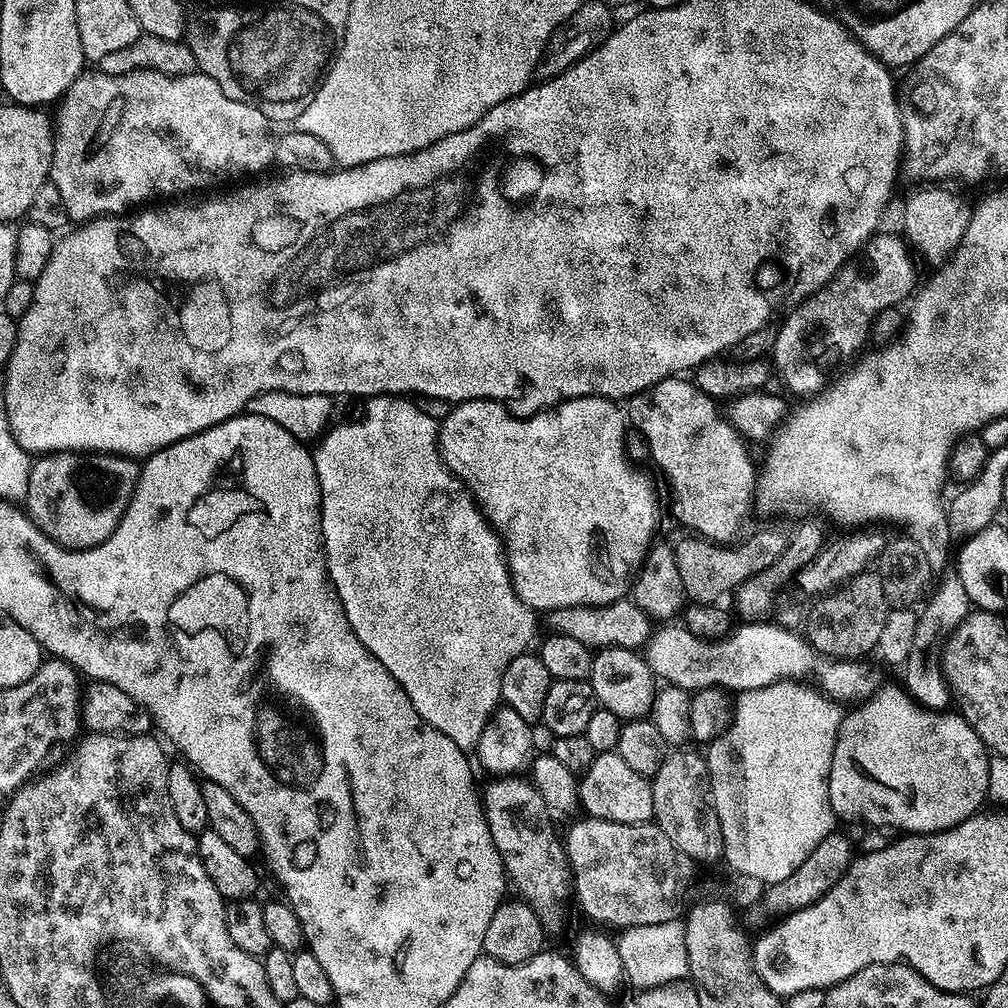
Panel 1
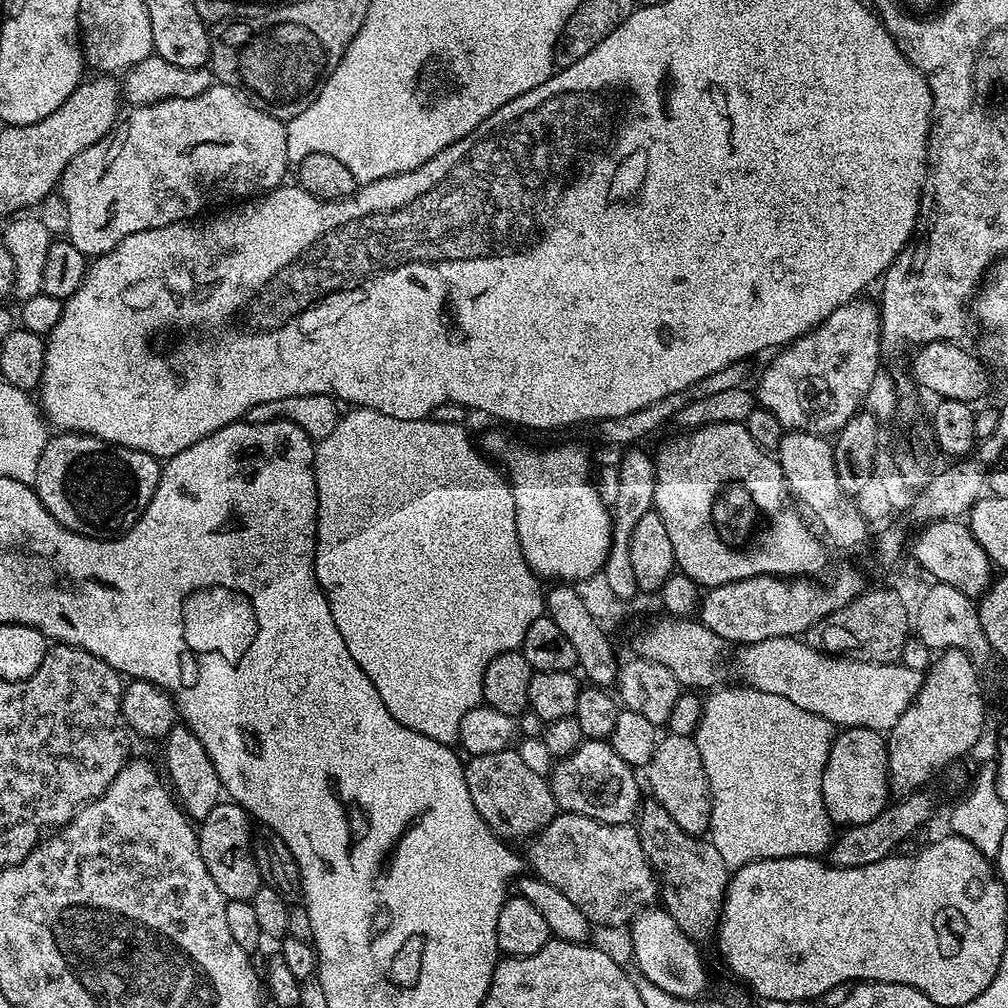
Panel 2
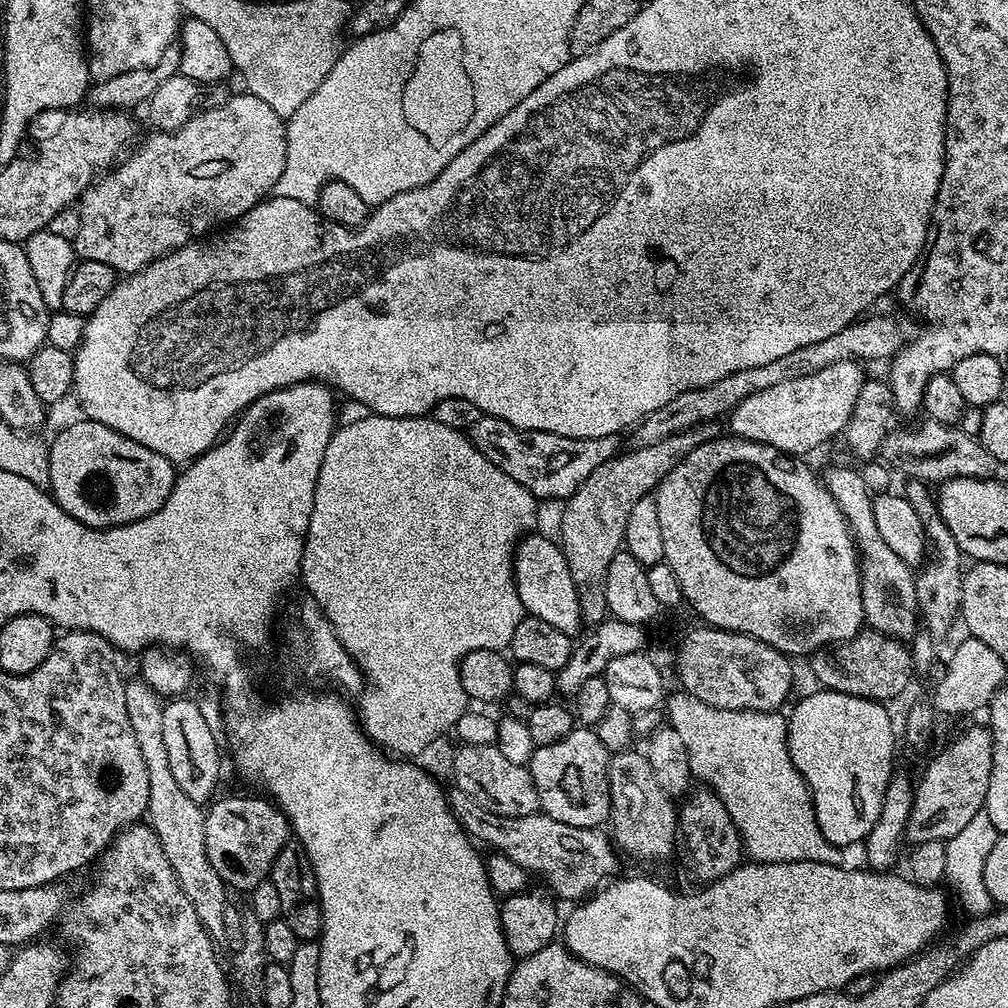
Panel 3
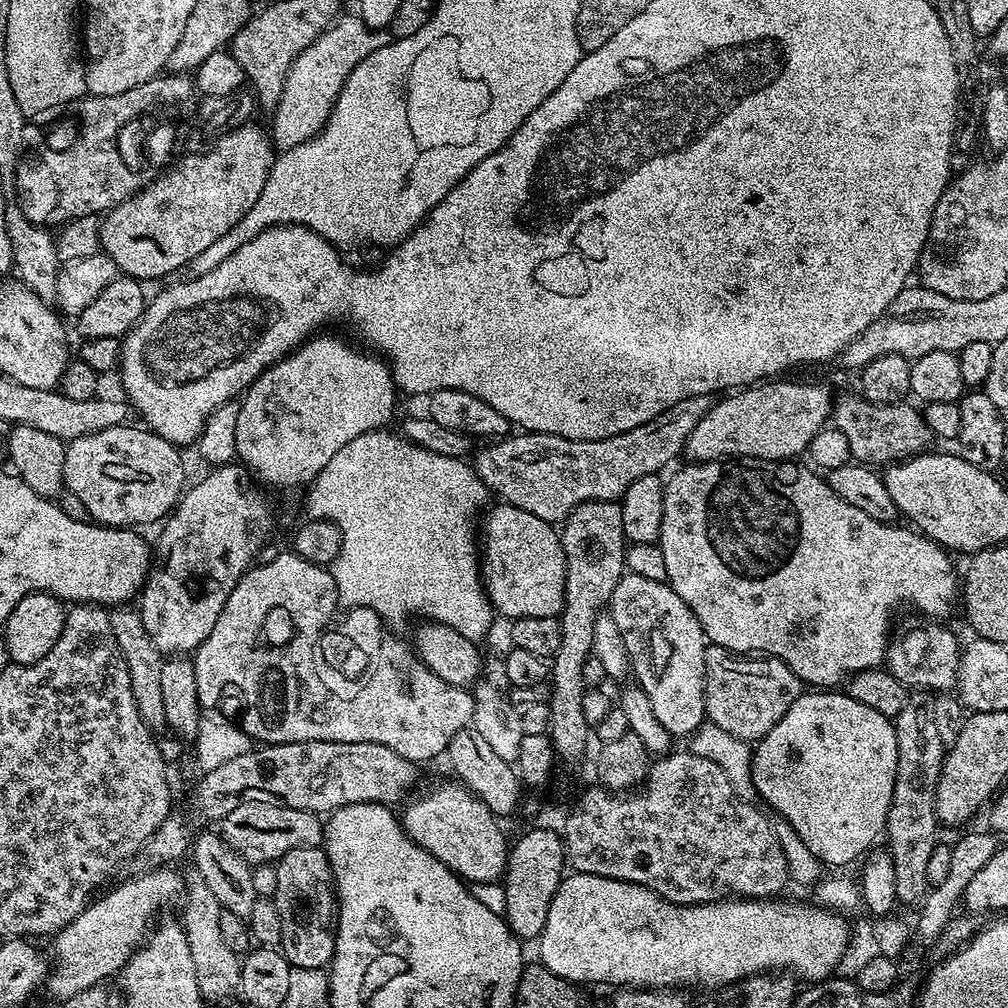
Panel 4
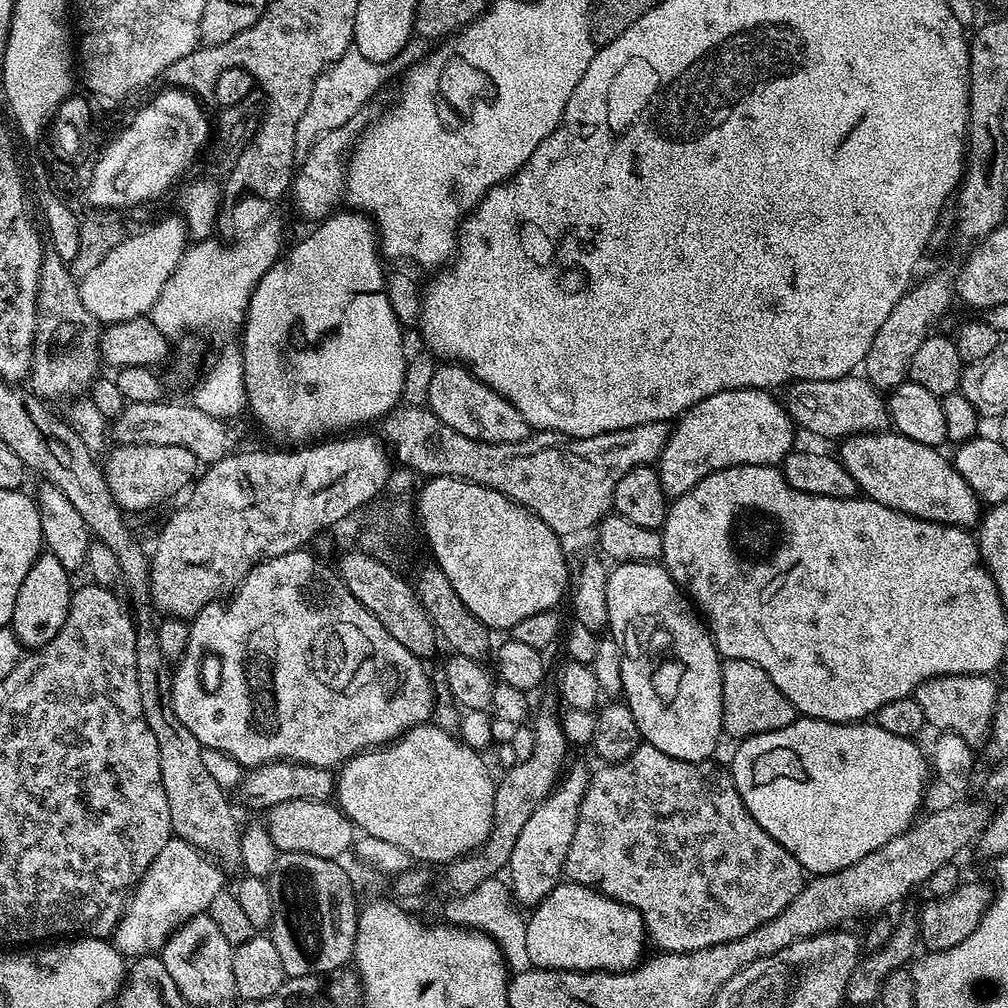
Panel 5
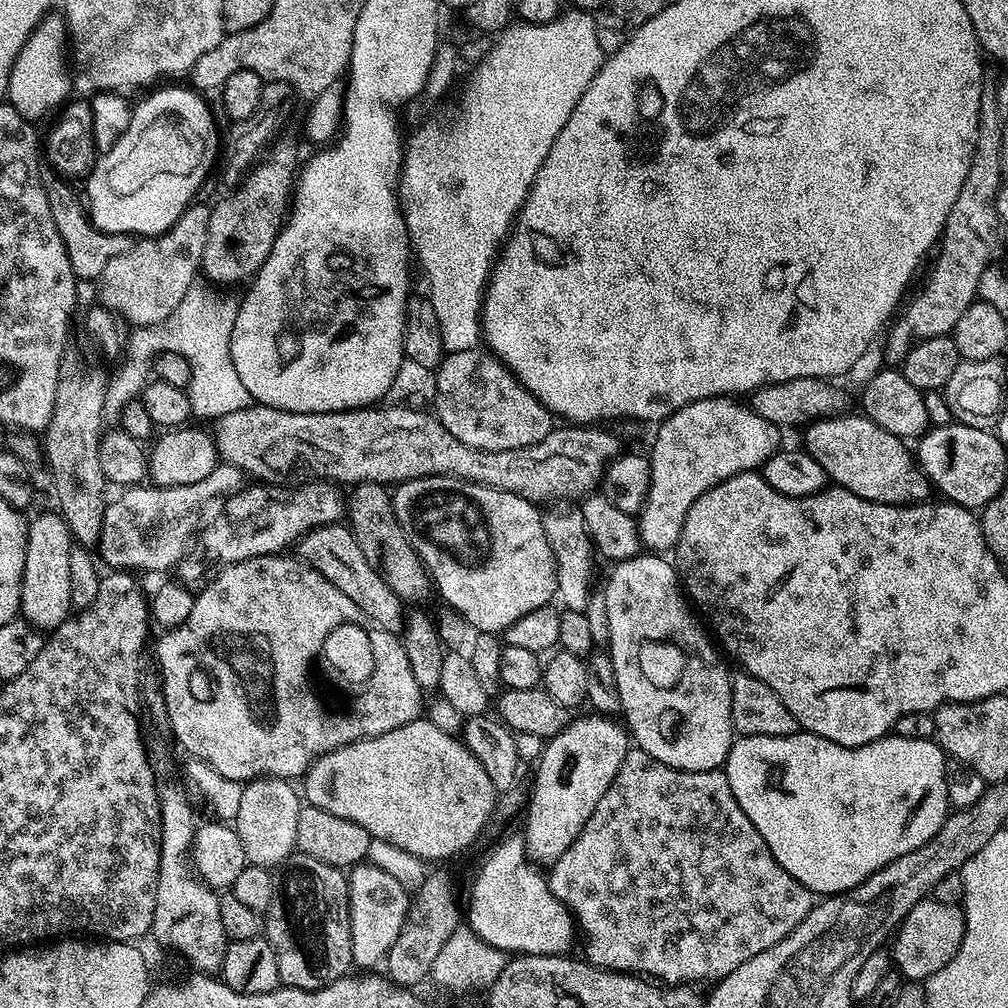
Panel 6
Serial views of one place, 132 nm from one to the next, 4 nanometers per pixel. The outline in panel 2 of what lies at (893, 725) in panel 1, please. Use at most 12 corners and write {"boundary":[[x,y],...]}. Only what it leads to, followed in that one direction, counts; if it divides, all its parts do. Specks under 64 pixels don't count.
{"boundary":[[869,728],[833,739],[822,798],[833,825],[889,803],[888,745]]}

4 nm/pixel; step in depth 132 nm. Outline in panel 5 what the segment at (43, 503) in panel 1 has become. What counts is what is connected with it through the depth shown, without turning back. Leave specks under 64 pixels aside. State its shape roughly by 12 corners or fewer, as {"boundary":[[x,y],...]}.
{"boundary":[[122,444],[102,471],[131,514],[183,493],[198,461],[182,446]]}

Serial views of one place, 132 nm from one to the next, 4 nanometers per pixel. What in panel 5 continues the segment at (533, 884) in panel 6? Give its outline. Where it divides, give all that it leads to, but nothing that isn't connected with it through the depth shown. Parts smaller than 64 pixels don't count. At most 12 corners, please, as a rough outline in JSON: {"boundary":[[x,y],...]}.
{"boundary":[[571,882],[531,909],[538,968],[626,972],[640,912]]}

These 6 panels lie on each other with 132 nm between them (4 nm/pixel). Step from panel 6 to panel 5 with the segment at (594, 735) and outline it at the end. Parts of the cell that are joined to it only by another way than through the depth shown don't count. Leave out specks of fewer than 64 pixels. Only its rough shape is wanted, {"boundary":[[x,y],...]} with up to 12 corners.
{"boundary":[[569,767],[530,814],[506,869],[517,905],[564,876],[589,773]]}

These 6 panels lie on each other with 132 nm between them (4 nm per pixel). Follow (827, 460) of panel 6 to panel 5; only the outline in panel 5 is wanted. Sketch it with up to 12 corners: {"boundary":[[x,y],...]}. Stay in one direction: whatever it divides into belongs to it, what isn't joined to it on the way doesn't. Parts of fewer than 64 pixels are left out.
{"boundary":[[895,430],[845,439],[867,499],[971,529],[982,502],[943,451]]}

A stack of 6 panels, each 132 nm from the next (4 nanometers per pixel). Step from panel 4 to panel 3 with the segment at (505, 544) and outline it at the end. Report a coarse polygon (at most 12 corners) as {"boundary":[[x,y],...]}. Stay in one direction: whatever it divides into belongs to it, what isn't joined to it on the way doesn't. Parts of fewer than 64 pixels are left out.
{"boundary":[[528,534],[516,545],[525,613],[581,635],[580,603],[559,543]]}

